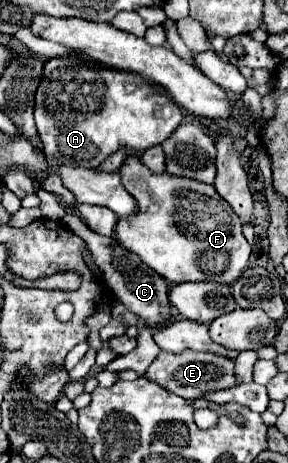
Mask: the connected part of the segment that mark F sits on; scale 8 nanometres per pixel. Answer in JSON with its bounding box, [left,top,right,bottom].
[115,156,251,284]

